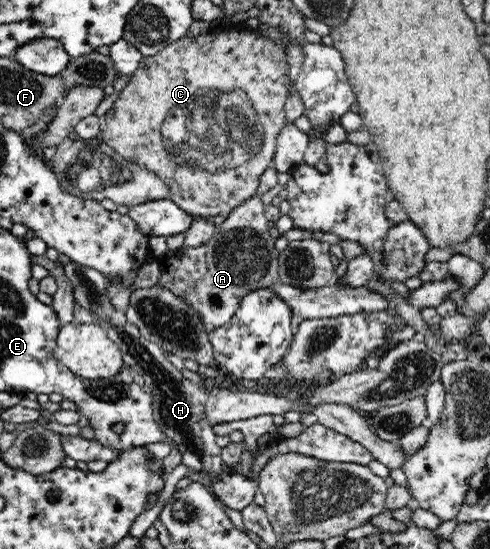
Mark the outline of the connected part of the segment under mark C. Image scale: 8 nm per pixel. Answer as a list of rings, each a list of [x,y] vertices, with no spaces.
[[[222,22],[217,23],[212,25],[212,29],[206,34],[199,34],[195,38],[189,38],[186,35],[175,43],[171,42],[157,54],[144,56],[137,70],[128,78],[126,86],[120,91],[120,95],[111,109],[99,117],[101,130],[98,140],[113,147],[119,156],[125,158],[127,162],[137,163],[150,172],[155,172],[165,184],[169,185],[169,189],[171,189],[170,199],[185,212],[201,218],[215,217],[219,214],[225,217],[229,216],[229,213],[236,206],[244,203],[257,192],[259,178],[272,165],[277,137],[286,124],[285,102],[289,88],[293,87],[289,70],[288,58],[283,49],[270,38],[263,36],[258,29],[250,30],[243,27],[243,24],[234,27],[232,25],[226,26]]]

